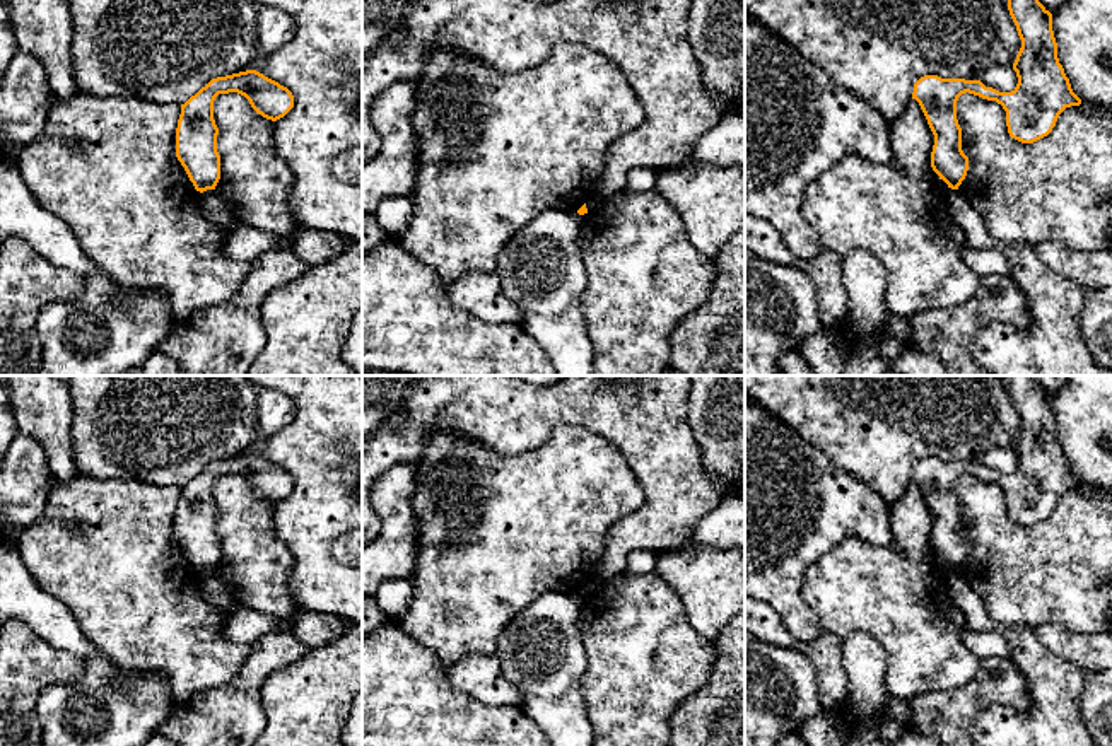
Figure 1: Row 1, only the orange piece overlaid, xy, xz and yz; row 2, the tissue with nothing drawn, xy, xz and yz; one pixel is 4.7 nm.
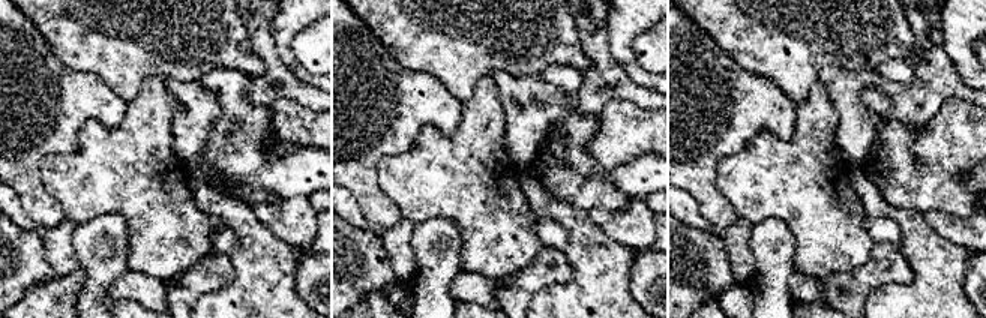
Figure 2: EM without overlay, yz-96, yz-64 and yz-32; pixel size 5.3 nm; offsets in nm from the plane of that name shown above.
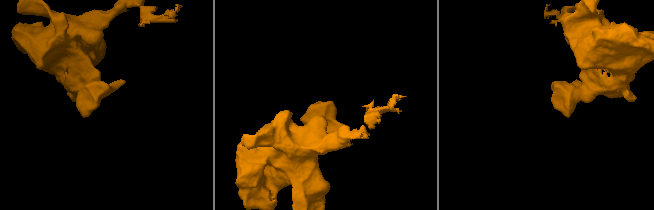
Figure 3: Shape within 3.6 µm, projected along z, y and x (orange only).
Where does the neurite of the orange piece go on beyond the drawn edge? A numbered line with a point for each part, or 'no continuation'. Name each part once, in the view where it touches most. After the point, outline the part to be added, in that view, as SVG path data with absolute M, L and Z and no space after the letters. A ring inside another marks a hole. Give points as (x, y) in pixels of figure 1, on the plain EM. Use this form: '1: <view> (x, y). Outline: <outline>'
no continuation

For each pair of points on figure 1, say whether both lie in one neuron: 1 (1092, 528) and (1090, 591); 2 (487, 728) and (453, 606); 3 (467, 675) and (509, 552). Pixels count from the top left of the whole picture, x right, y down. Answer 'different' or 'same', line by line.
1: same
2: different
3: different

